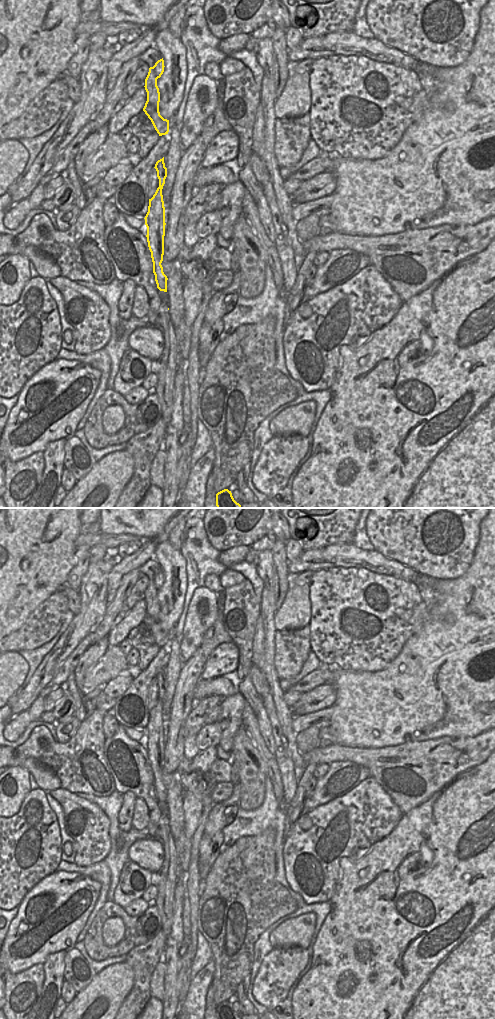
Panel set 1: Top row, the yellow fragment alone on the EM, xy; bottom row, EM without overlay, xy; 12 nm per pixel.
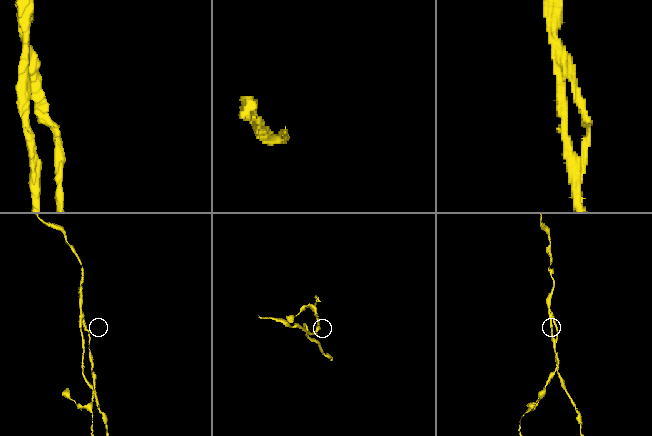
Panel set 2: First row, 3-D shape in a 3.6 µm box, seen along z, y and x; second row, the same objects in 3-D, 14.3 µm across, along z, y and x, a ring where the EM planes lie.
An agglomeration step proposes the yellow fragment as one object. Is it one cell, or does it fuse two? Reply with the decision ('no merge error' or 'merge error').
merge error

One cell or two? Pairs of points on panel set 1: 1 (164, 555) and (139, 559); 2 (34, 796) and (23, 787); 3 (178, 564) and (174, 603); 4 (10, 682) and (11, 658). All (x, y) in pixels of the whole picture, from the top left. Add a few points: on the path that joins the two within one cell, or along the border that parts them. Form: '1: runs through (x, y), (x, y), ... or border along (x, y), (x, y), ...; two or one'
1: border along (168, 539), (157, 546), (153, 557); two
2: border along (31, 790), (17, 812); two
3: runs through (173, 574), (171, 593); one
4: runs through (10, 676), (11, 664); one

